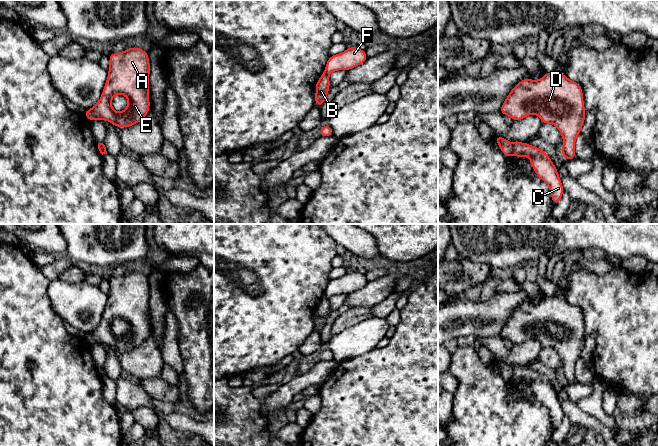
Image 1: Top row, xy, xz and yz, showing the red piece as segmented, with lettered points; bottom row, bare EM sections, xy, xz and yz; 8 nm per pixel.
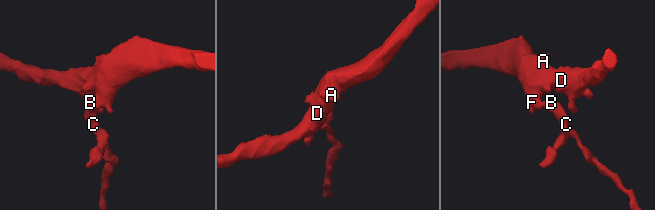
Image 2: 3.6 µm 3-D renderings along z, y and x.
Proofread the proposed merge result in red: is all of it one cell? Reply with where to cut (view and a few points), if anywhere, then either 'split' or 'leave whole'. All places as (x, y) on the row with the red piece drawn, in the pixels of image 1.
yz (511, 144), (512, 153) | split

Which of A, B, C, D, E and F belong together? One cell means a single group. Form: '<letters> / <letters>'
A D E F / B C

